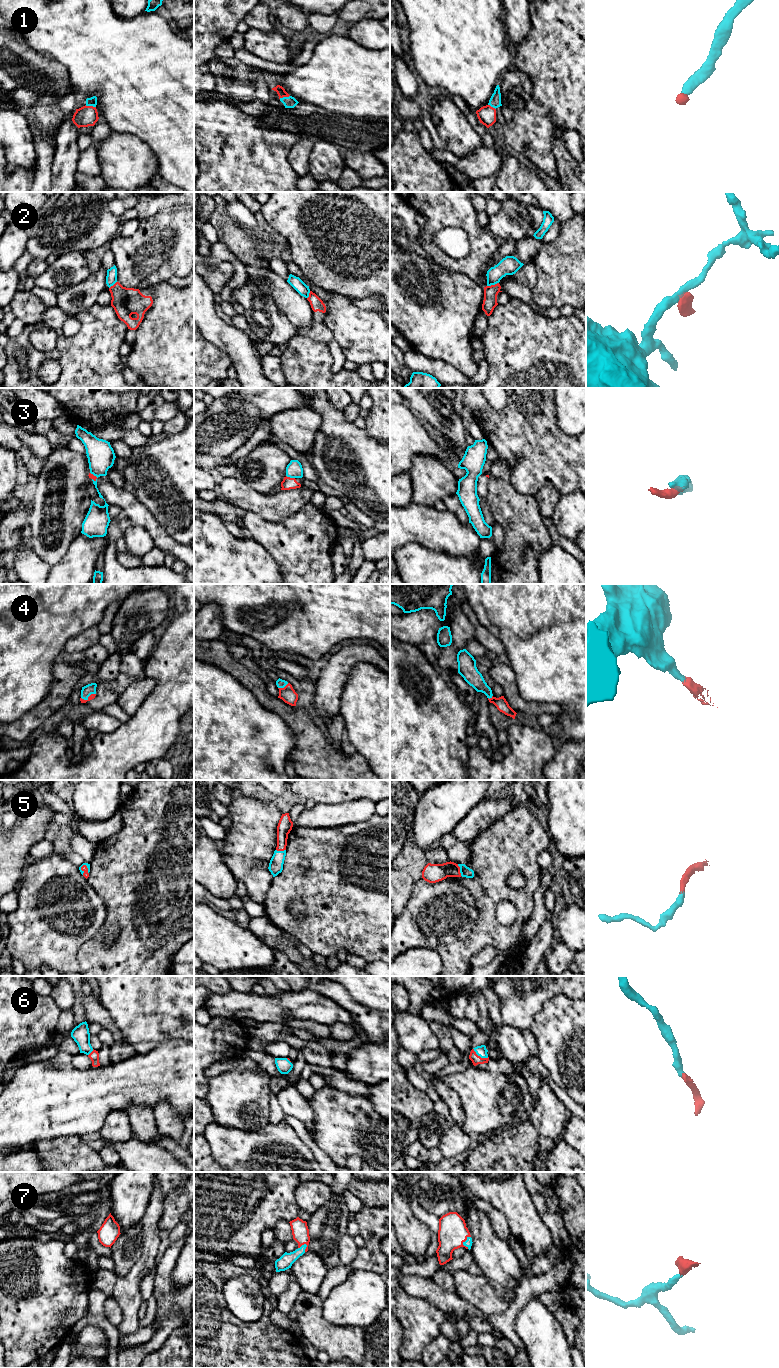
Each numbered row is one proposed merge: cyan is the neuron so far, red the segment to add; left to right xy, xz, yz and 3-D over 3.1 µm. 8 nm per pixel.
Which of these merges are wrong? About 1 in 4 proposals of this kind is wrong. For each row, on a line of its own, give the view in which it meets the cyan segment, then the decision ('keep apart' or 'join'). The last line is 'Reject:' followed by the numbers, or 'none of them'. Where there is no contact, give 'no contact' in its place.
1: meets cyan in xy; join
2: meets cyan in yz; keep apart
3: meets cyan in xz; keep apart
4: meets cyan in xy; join
5: meets cyan in yz; join
6: meets cyan in yz; join
7: meets cyan in yz; join
Reject: 2, 3

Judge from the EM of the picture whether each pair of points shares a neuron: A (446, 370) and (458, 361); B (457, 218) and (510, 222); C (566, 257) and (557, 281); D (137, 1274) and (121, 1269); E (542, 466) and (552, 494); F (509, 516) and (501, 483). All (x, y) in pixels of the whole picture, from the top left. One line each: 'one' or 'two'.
A: two
B: two
C: one
D: two
E: two
F: one

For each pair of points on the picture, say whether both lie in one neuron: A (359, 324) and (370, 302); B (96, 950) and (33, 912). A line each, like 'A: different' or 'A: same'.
A: different
B: different

